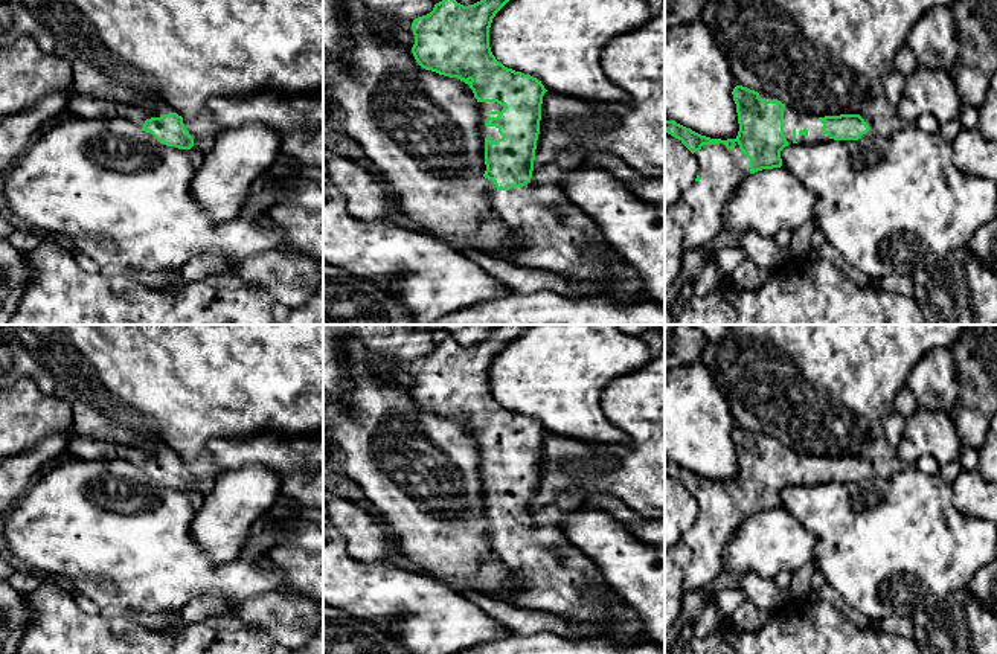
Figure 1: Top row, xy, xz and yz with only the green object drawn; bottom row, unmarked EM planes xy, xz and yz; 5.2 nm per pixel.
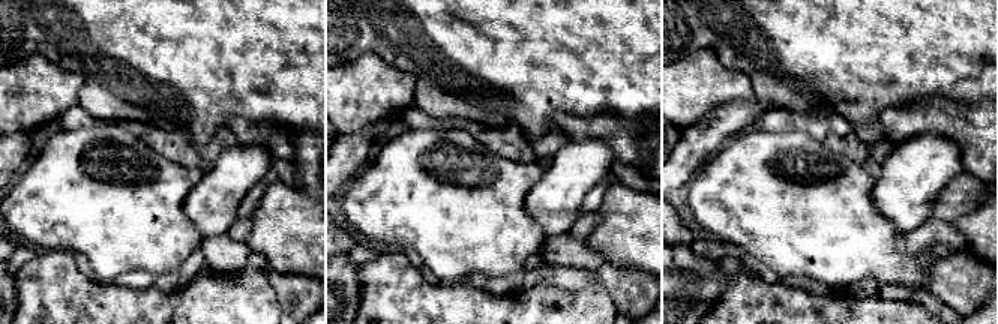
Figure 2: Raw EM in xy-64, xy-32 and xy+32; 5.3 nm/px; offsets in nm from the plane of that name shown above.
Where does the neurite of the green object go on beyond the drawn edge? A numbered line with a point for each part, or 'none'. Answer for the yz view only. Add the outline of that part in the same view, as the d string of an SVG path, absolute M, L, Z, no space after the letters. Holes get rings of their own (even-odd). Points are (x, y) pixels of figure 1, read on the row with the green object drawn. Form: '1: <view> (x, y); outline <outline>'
1: yz (695, 220); outline M723 143L703 145L694 155L700 180L665 210L665 294L681 273L684 256L720 235L724 207L750 174L750 159Z

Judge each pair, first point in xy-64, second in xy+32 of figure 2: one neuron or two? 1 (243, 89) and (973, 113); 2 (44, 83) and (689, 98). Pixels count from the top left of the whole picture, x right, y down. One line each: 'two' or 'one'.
1: two
2: one

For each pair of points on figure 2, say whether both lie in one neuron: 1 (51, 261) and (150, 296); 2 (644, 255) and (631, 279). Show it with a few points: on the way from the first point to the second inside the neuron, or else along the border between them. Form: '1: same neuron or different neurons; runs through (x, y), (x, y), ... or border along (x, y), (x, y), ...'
1: same neuron; runs through (75, 285), (89, 299), (126, 299)
2: different neurons; border along (607, 261), (646, 272)

